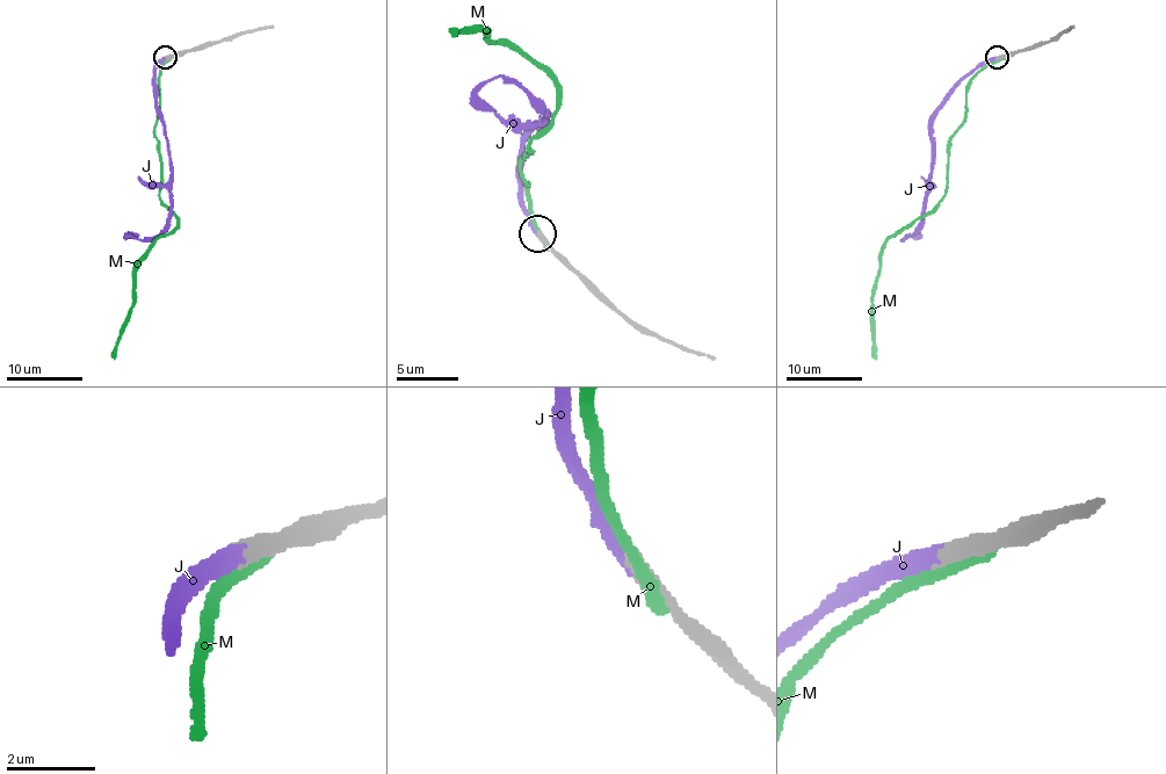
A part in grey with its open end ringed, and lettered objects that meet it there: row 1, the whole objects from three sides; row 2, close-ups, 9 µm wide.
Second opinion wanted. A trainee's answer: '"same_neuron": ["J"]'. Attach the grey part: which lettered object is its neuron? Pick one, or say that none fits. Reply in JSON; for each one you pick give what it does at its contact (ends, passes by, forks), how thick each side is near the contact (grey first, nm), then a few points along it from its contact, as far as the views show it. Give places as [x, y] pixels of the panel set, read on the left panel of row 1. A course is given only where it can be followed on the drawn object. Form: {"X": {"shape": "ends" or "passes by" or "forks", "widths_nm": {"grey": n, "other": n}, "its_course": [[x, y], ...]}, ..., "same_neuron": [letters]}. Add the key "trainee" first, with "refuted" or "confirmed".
{"trainee": "confirmed", "J": {"shape": "ends", "widths_nm": {"grey": 440, "other": 440}, "its_course": [[166, 59], [156, 66], [154, 78], [172, 171], [172, 215], [156, 236], [143, 241], [128, 237], [139, 233]]}, "same_neuron": ["J"]}

